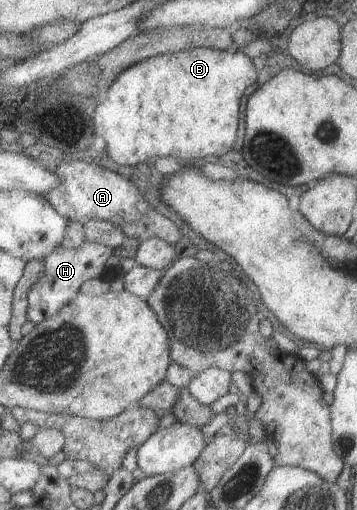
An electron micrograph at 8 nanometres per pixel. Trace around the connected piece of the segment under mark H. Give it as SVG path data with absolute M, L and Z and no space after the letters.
M86 241L77 249L67 250L61 246L55 248L55 251L51 252L47 258L43 258L45 271L29 294L29 321L37 325L59 314L67 304L80 295L79 290L87 280L99 279L99 276L105 272L105 264L111 255L114 255L111 247L91 241Z

